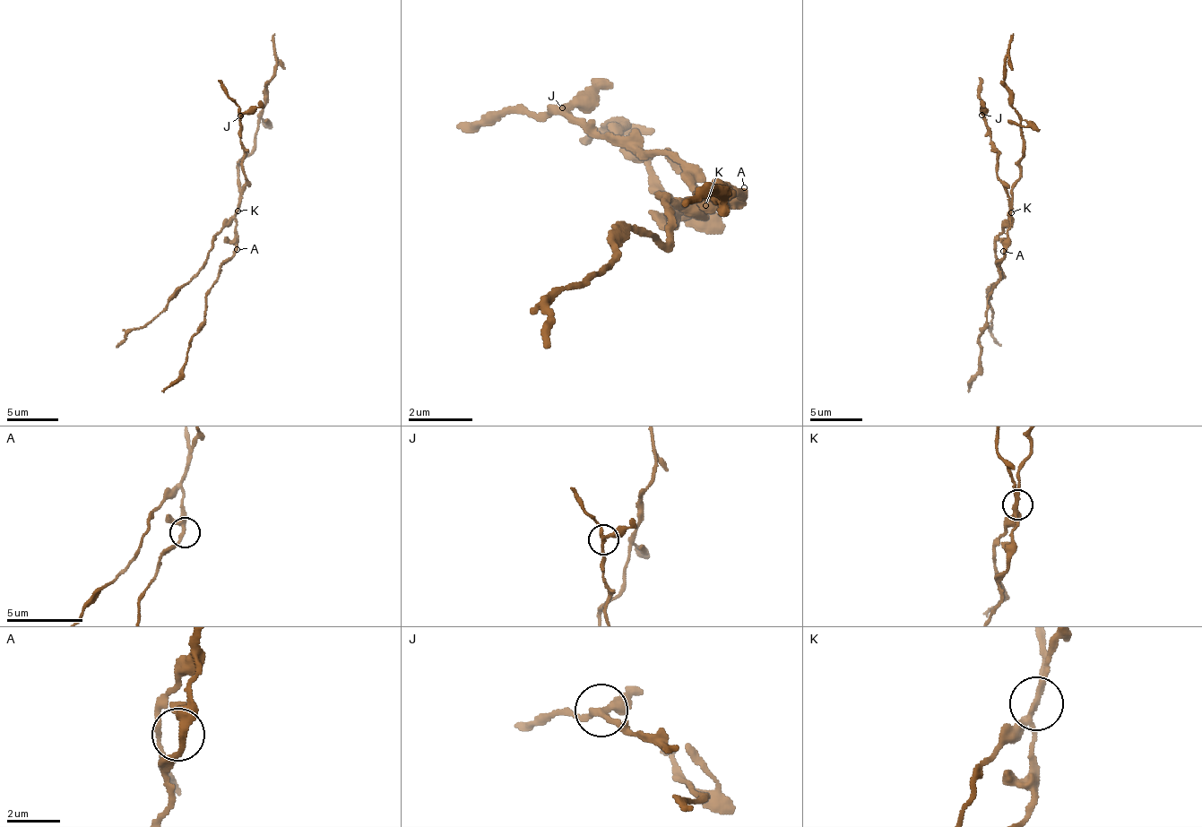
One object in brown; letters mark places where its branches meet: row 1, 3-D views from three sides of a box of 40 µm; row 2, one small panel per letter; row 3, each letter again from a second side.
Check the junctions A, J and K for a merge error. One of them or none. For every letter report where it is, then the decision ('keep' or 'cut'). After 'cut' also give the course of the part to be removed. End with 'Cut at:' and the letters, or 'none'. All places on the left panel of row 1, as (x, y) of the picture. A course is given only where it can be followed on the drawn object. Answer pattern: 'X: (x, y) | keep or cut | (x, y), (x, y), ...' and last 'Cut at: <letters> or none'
A: (237, 249) | keep
J: (240, 116) | keep
K: (237, 211) | cut | (237, 210), (212, 242), (205, 265), (148, 322), (135, 327), (116, 348)
Cut at: K

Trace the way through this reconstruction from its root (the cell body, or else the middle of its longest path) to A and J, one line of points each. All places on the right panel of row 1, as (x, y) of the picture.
A: (1011, 219), (1007, 245), (1003, 251)
J: (1011, 219), (1010, 196), (998, 177), (998, 149), (990, 143), (987, 120), (981, 115)

